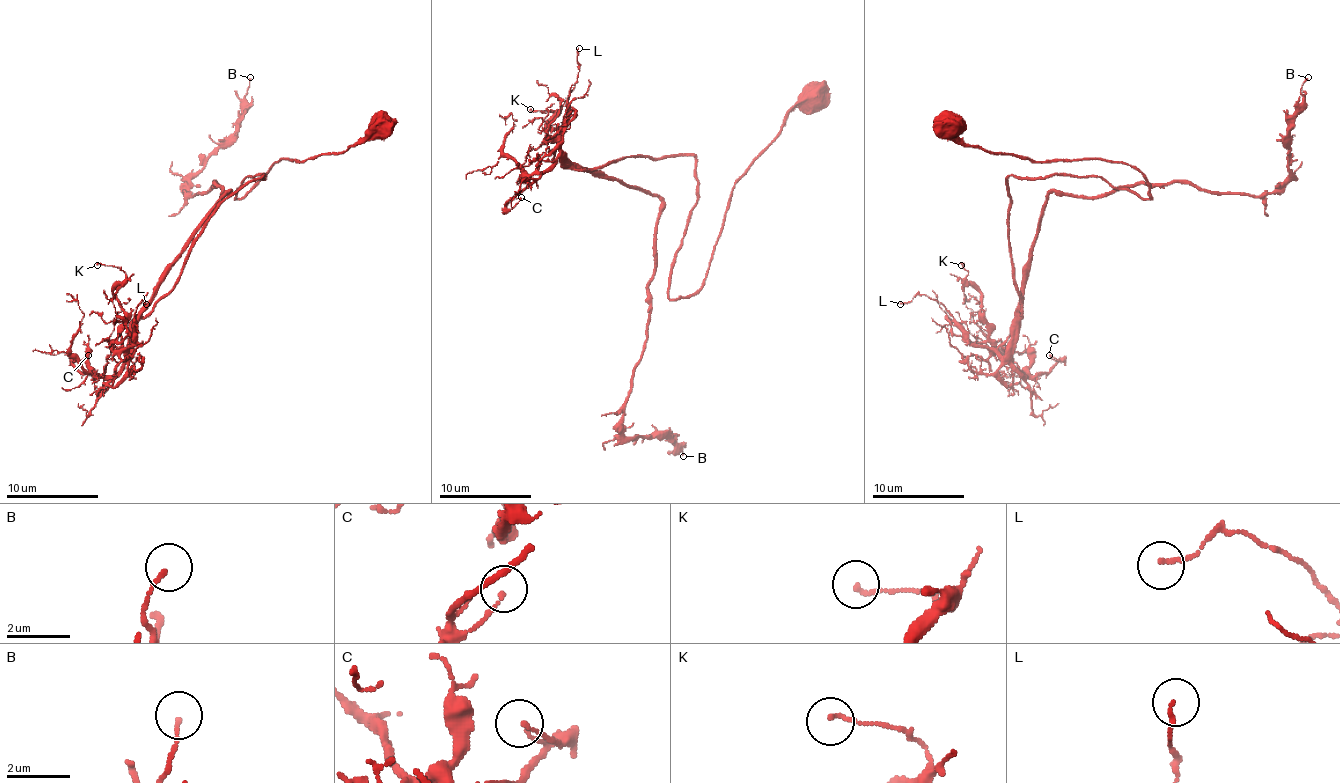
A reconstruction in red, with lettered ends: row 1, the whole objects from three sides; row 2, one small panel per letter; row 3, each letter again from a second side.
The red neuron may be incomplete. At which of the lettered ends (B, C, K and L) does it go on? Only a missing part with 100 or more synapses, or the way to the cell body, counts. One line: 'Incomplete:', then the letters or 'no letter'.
Incomplete: no letter

